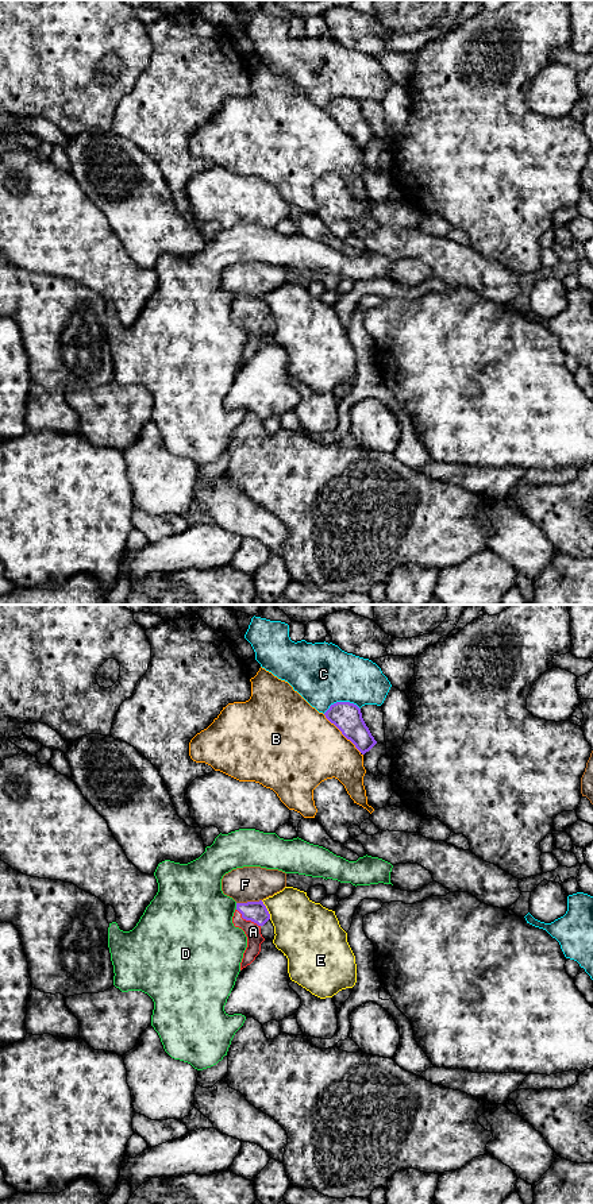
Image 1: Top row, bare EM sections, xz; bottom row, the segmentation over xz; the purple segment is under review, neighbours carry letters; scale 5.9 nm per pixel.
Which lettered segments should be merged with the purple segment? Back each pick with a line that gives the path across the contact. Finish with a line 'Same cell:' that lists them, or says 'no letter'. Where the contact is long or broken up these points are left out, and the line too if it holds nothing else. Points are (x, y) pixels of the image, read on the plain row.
A: across xz (255, 307), (247, 315), (253, 327)
Same cell: A

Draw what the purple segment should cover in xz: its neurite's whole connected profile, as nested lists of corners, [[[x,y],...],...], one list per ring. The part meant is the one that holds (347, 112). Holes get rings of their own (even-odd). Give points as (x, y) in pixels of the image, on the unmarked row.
[[[336,97],[330,101],[324,111],[362,150],[369,147],[377,139],[357,100],[350,97]]]

